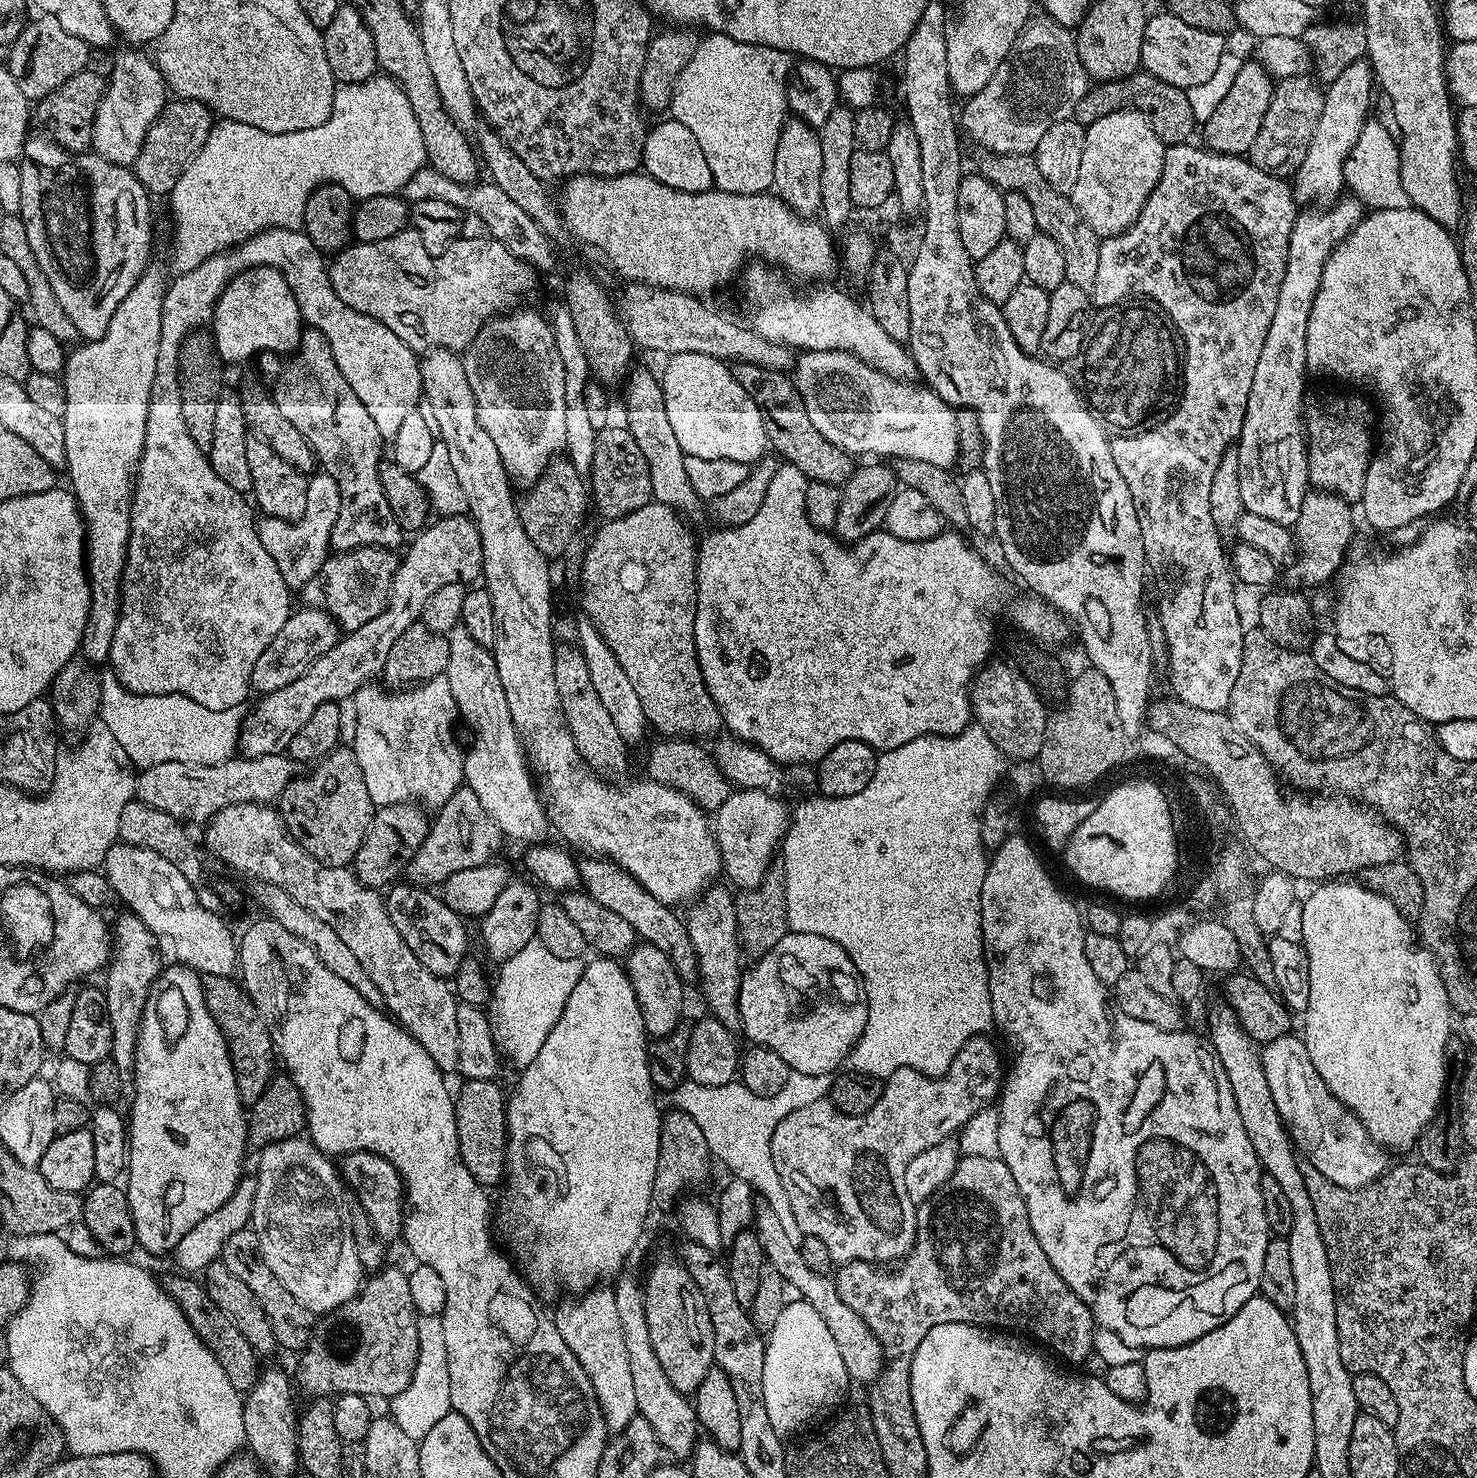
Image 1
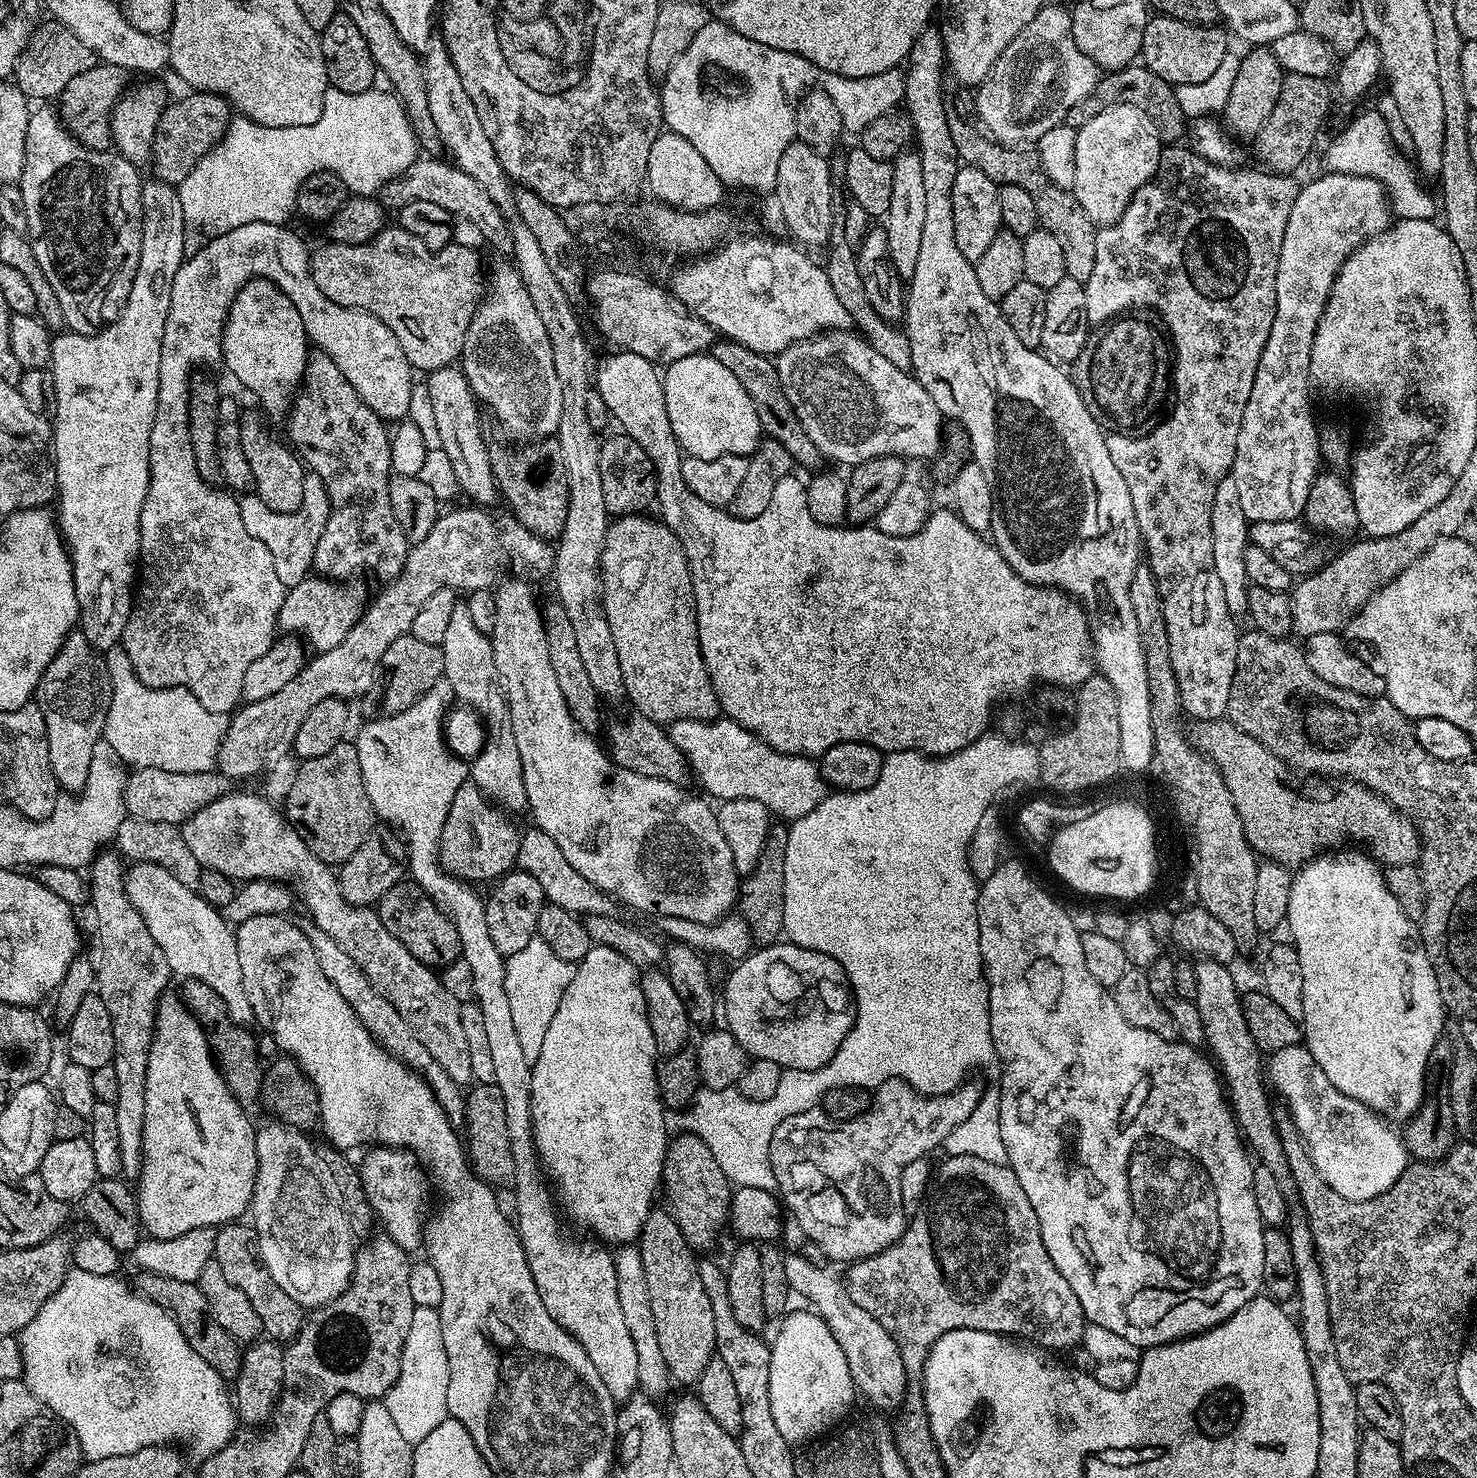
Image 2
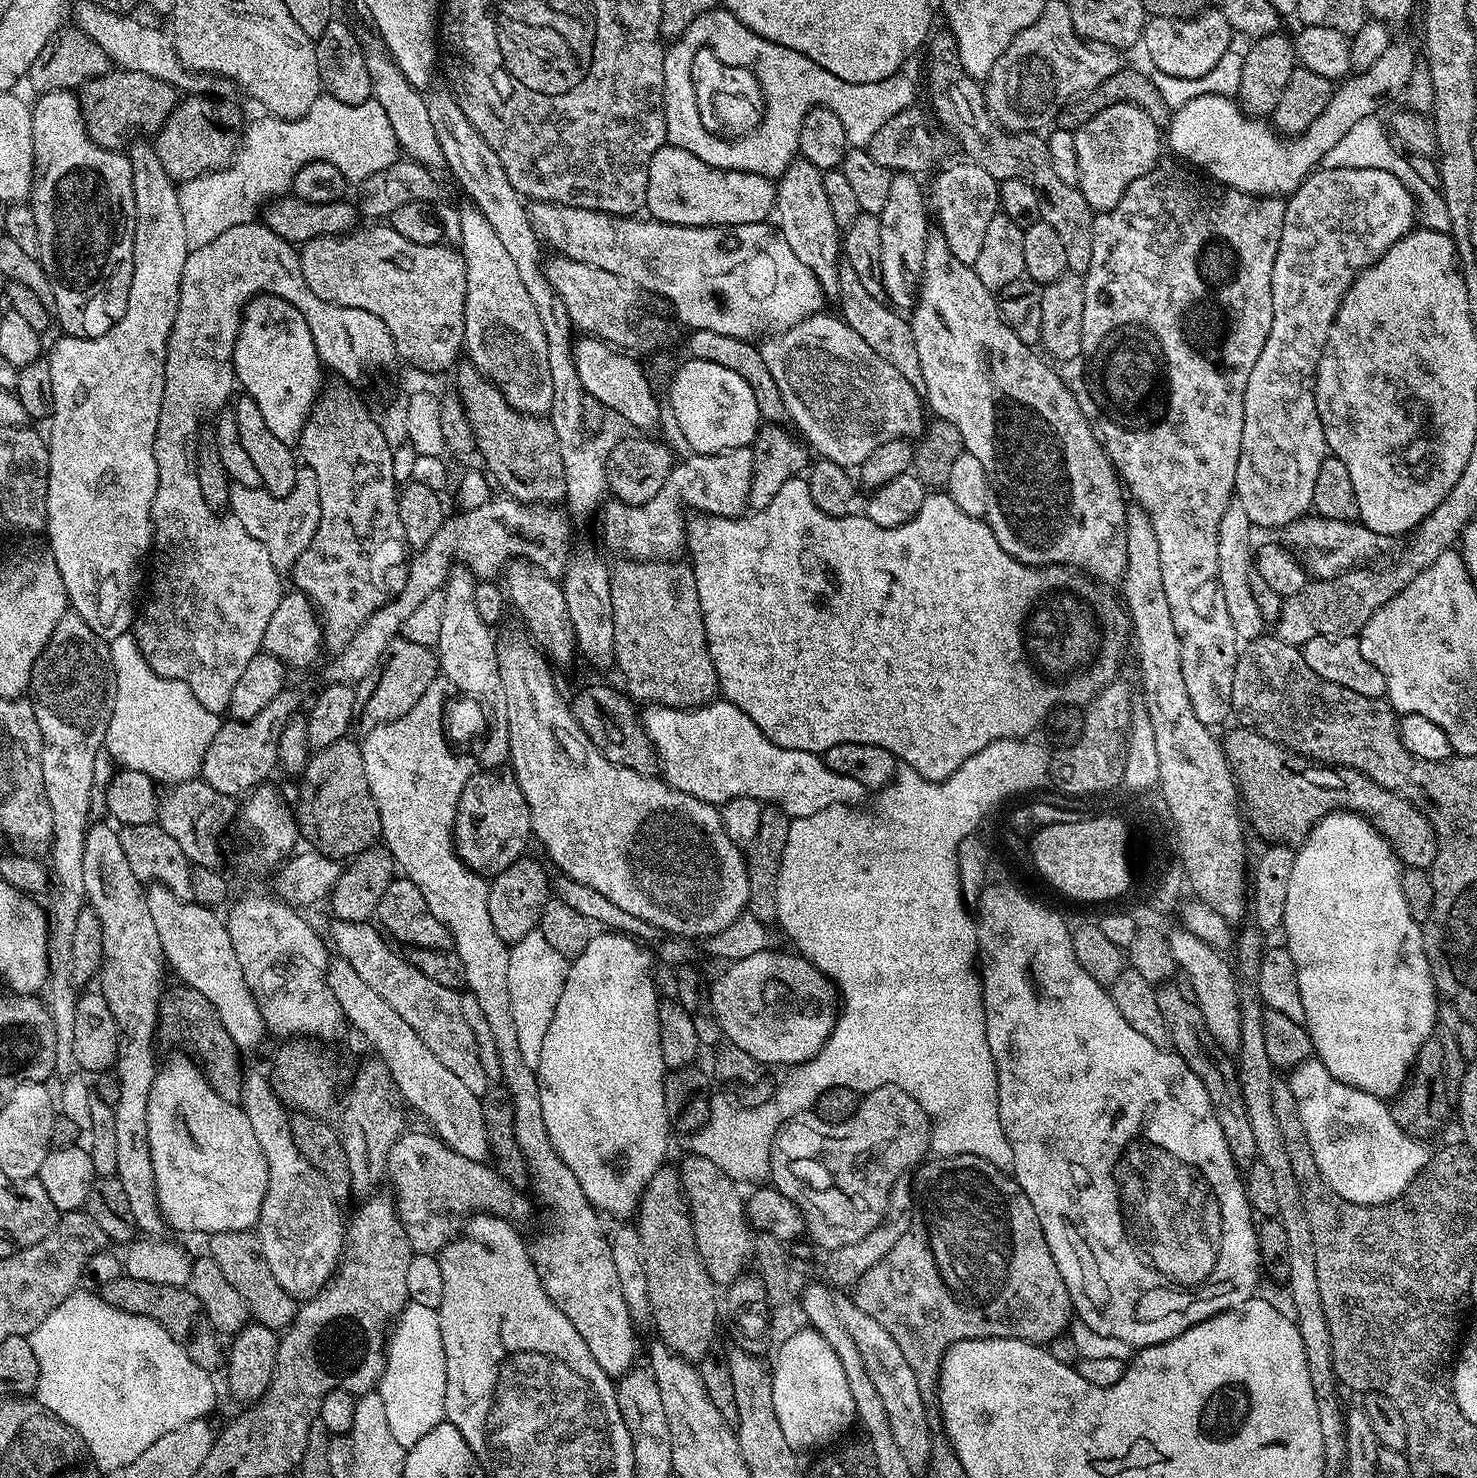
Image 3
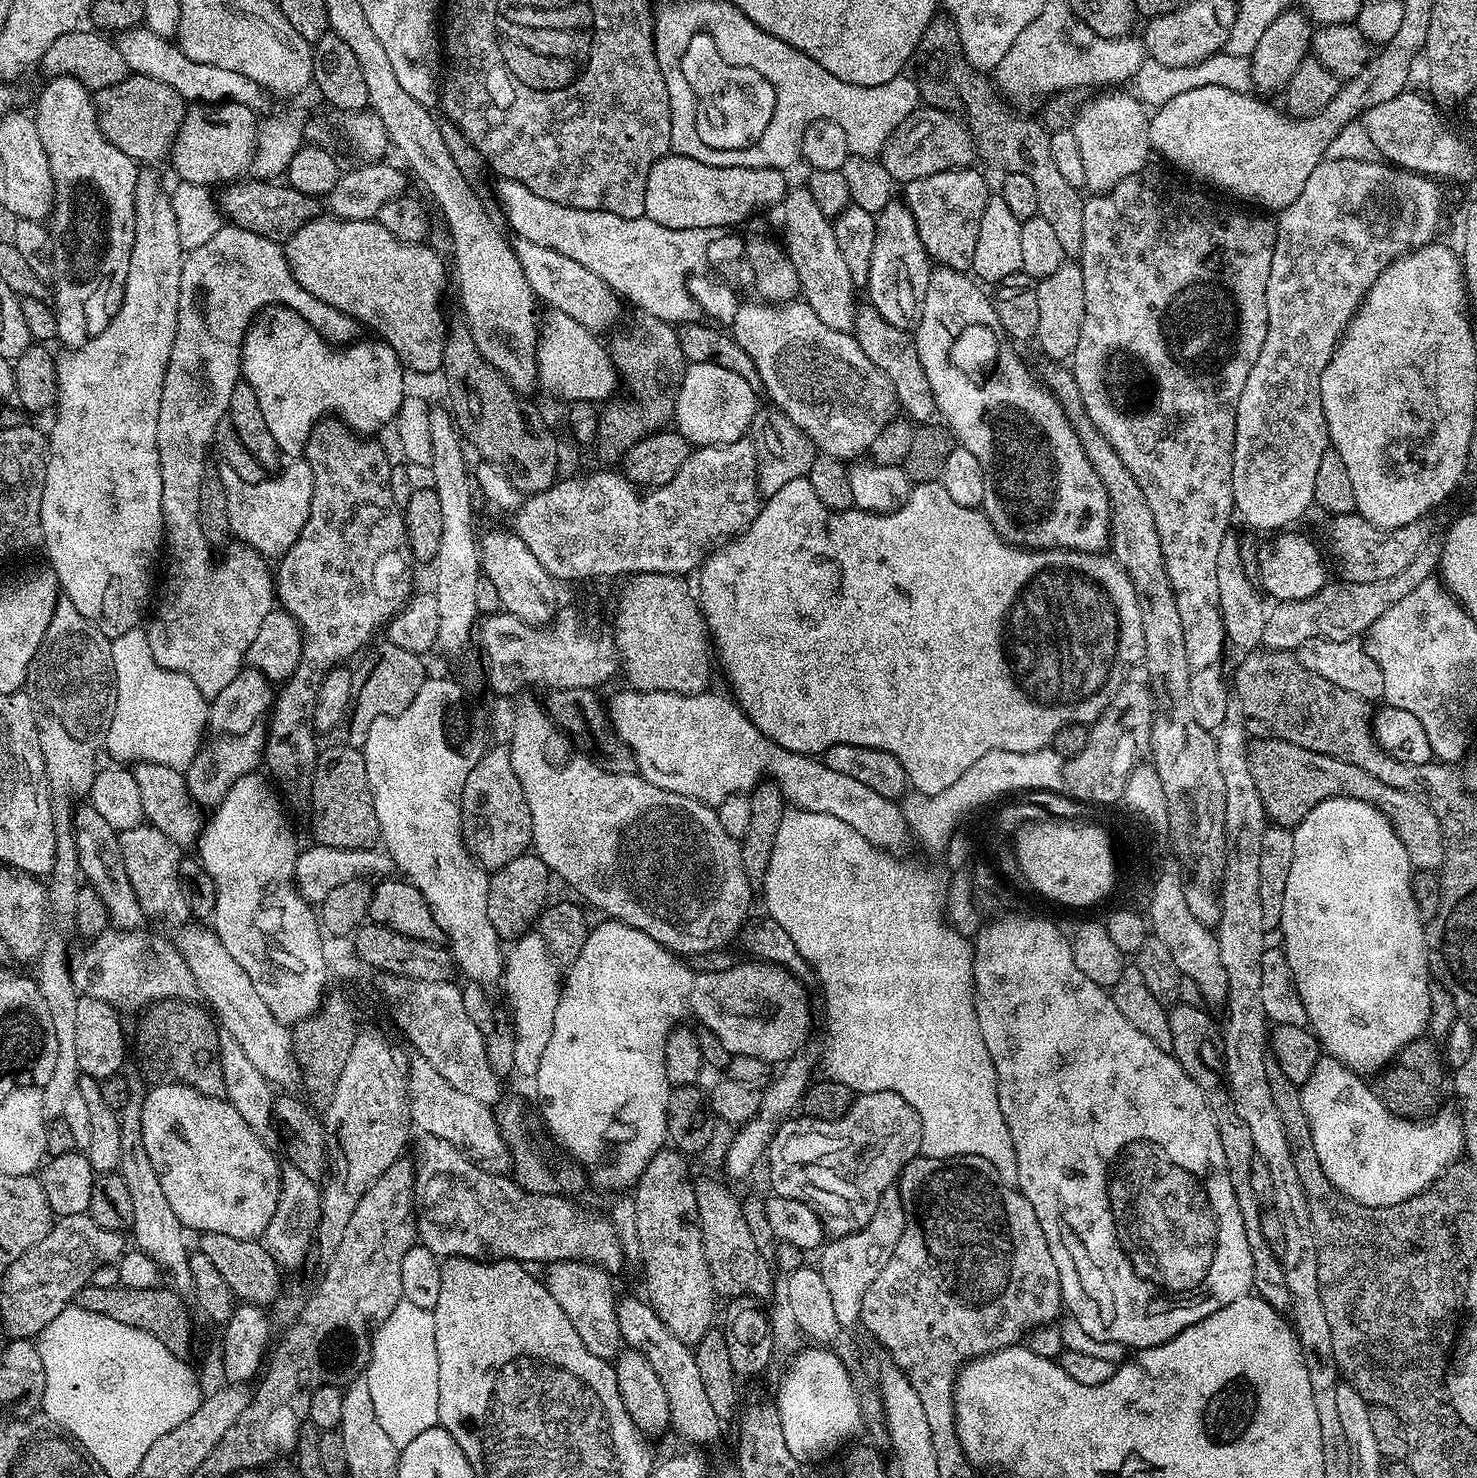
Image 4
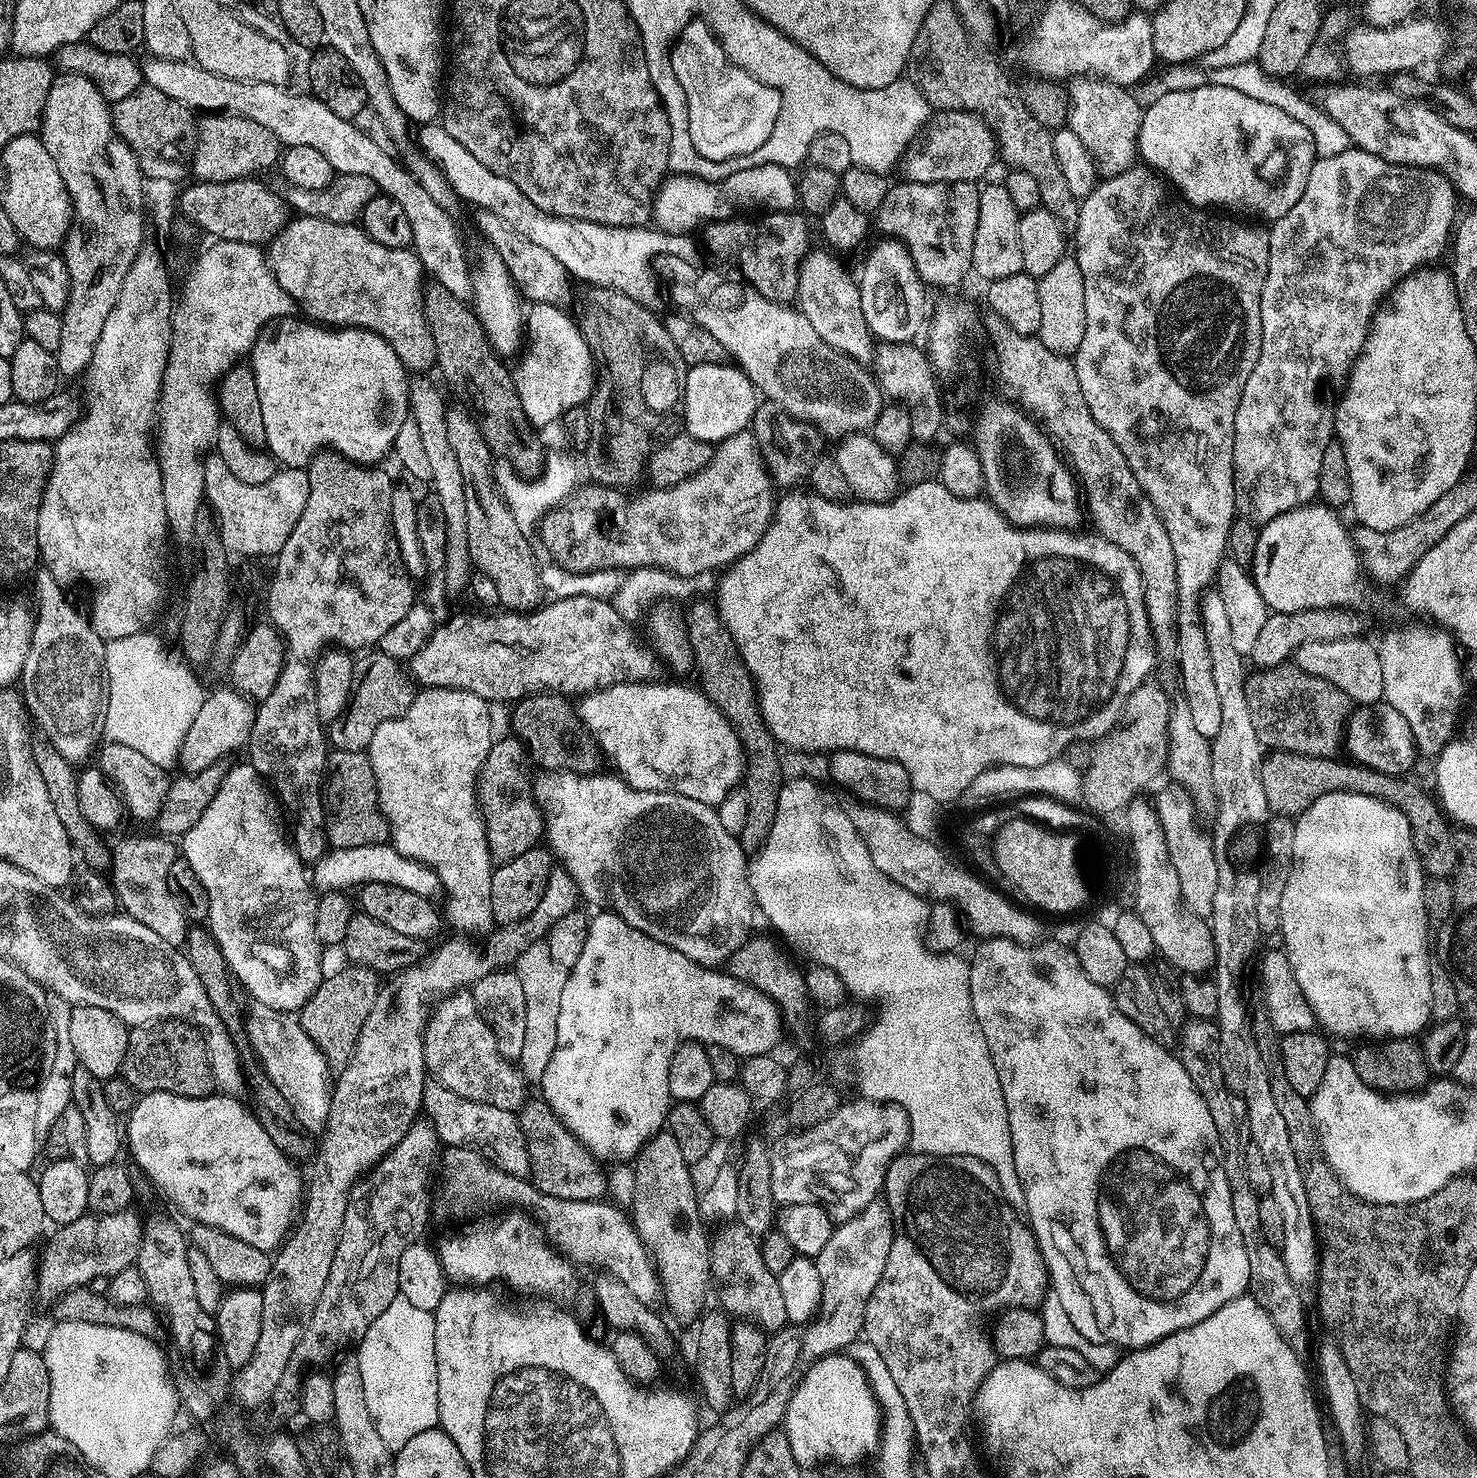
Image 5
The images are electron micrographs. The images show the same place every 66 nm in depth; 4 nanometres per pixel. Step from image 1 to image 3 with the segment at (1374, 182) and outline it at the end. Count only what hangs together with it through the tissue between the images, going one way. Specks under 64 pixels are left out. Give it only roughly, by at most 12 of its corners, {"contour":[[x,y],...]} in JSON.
{"contour":[[1379,115],[1336,145],[1333,168],[1386,170],[1416,198],[1418,220],[1451,233],[1439,187],[1407,160]]}

